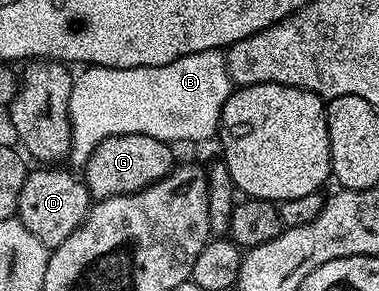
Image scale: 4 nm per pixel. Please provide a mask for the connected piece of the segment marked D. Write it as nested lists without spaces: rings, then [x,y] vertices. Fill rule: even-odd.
[[[60,168],[36,169],[40,170],[33,169],[22,184],[16,216],[26,228],[26,232],[38,236],[38,240],[42,240],[44,246],[55,248],[82,225],[85,216],[94,205],[94,199],[77,175],[75,178],[64,170],[56,170]]]

